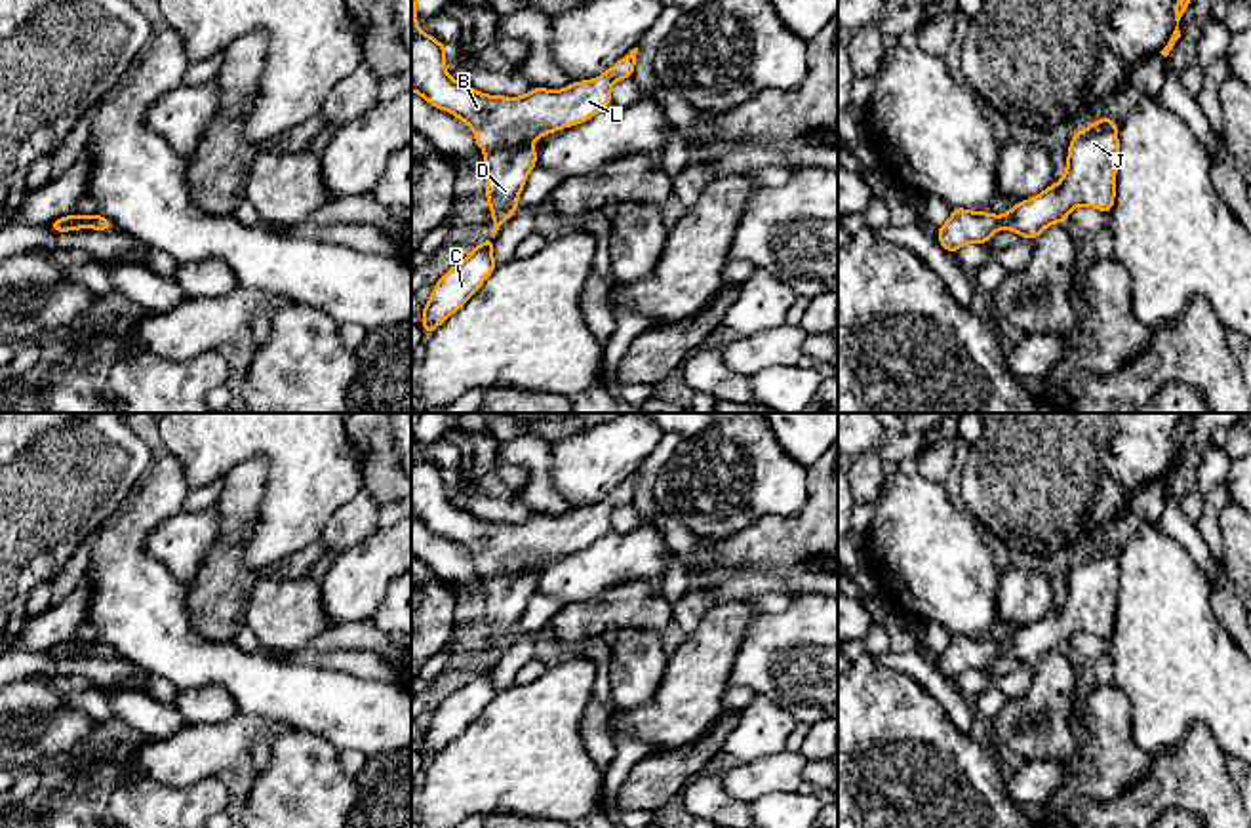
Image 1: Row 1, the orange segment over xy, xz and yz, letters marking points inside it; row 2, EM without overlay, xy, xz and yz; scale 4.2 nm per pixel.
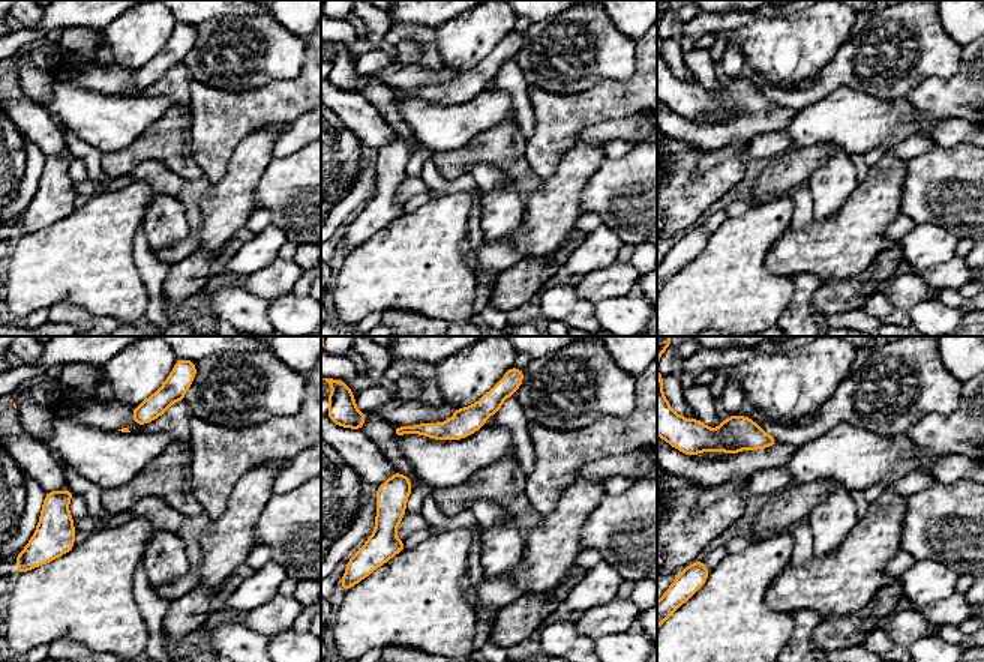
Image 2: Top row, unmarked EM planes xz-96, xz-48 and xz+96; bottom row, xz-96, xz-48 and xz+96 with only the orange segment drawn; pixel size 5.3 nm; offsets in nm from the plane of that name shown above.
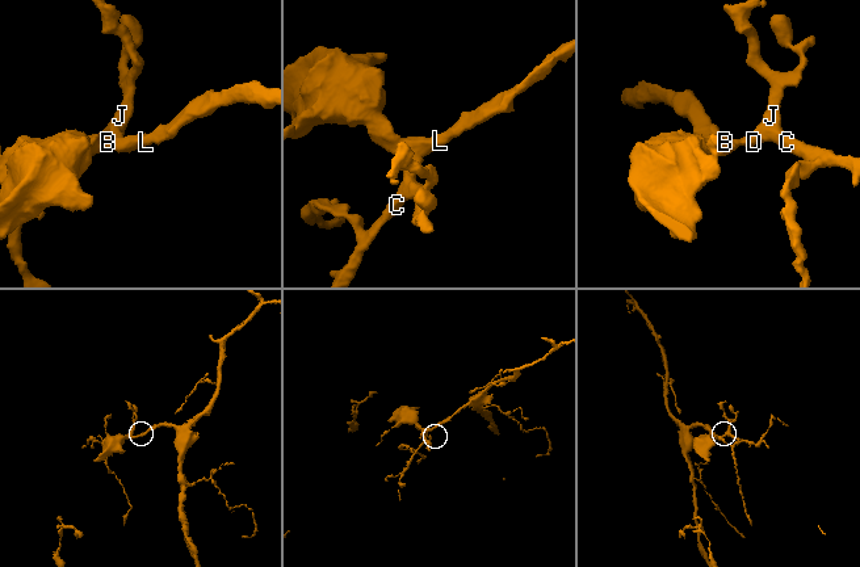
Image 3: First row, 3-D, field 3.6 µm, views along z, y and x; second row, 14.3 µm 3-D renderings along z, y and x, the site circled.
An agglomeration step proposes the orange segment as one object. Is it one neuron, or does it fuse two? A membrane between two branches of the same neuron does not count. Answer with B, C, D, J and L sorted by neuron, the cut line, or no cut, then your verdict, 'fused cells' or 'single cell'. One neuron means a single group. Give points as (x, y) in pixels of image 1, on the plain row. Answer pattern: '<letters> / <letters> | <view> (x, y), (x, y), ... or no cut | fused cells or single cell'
B C D J L | no cut | single cell

